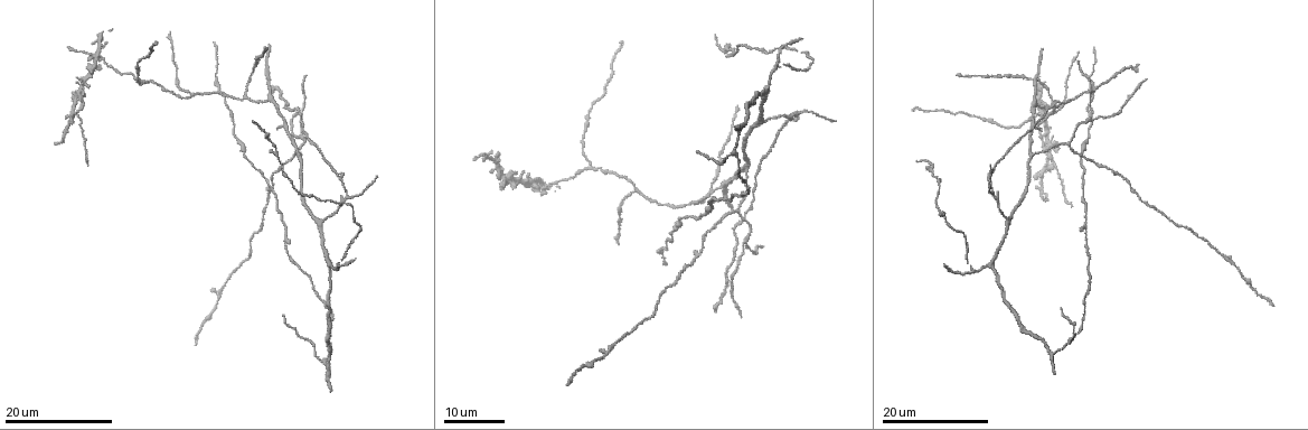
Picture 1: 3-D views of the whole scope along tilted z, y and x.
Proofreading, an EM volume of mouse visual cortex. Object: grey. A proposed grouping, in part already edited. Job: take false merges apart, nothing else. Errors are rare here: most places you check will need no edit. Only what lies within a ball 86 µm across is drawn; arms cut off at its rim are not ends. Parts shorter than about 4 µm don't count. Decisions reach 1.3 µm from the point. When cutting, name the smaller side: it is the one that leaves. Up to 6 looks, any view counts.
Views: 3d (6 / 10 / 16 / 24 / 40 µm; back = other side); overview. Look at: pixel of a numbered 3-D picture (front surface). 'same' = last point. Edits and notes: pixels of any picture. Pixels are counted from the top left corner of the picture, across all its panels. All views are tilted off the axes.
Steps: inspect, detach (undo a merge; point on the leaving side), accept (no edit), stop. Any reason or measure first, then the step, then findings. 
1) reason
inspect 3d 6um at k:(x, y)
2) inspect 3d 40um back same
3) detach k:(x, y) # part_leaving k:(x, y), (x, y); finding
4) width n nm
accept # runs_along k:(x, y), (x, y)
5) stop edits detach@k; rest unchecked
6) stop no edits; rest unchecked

three-way junction
inspect 3d 24um at 1:(589, 165)

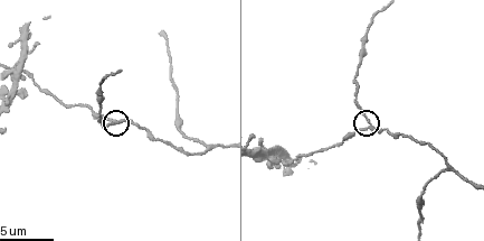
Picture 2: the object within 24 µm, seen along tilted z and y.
closer look
inspect 3d 10um at 2:(369, 126)

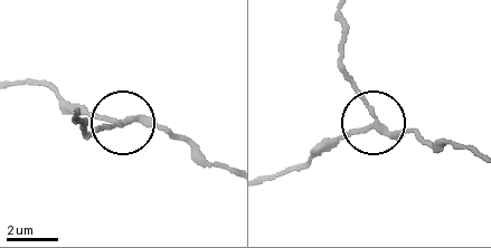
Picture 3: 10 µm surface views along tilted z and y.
width 180 nm
accept # all the same neuron

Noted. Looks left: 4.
small branch off a trunk
inspect 3d 16um at 1:(94, 56)

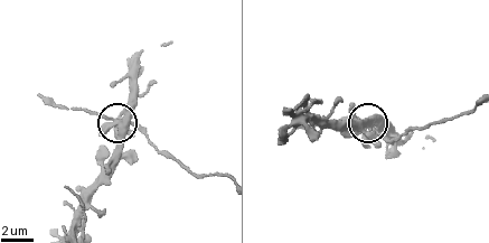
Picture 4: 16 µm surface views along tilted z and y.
inspect 3d 6um at 4:(114, 125)

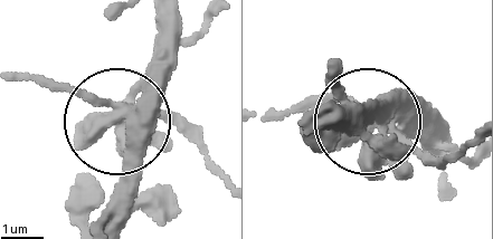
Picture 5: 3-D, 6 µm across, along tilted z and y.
inspect 3d 6um back at 5:(123, 114)

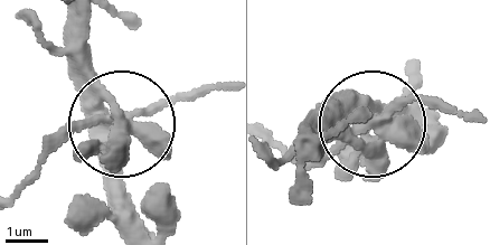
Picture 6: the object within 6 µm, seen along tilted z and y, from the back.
arms 4
accept # runs_along 6:(16, 189), (87, 126), (133, 124), (208, 85); all the same neuron

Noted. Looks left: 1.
stop no edits; rest unchecked

